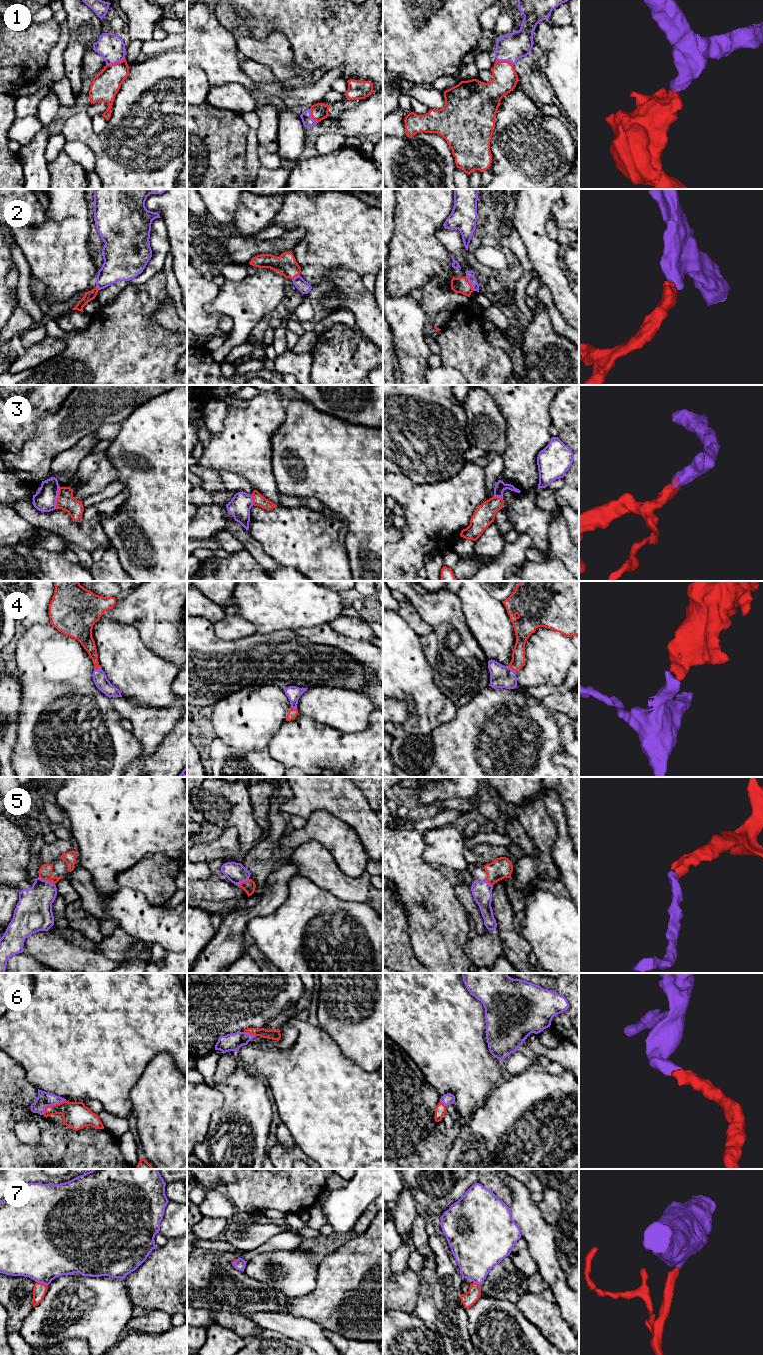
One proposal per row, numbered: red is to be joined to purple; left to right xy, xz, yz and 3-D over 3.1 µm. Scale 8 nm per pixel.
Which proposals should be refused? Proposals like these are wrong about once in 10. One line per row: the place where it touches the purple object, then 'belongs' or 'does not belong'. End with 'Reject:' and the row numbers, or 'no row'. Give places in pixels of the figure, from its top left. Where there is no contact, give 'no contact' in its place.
1: meets purple in xy at (115, 62); belongs
2: meets purple in yz at (470, 283); belongs
3: meets purple in xy at (57, 497); belongs
4: meets purple in yz at (510, 668); belongs
5: meets purple in xy at (47, 881); belongs
6: meets purple in xy at (52, 1104); belongs
7: meets purple in xy at (42, 1282); belongs
Reject: no row

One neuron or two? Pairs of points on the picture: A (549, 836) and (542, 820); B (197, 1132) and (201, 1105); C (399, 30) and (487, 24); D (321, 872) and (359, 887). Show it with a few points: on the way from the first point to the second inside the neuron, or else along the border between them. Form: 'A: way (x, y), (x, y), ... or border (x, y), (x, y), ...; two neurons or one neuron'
A: way (545, 832), (542, 829), (542, 824); one neuron
B: way (197, 1125), (197, 1112); one neuron
C: border (484, 10), (479, 18), (482, 30); two neurons
D: way (330, 878), (343, 887), (350, 887); one neuron

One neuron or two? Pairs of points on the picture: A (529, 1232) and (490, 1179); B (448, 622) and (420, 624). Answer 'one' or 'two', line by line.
A: two
B: two

